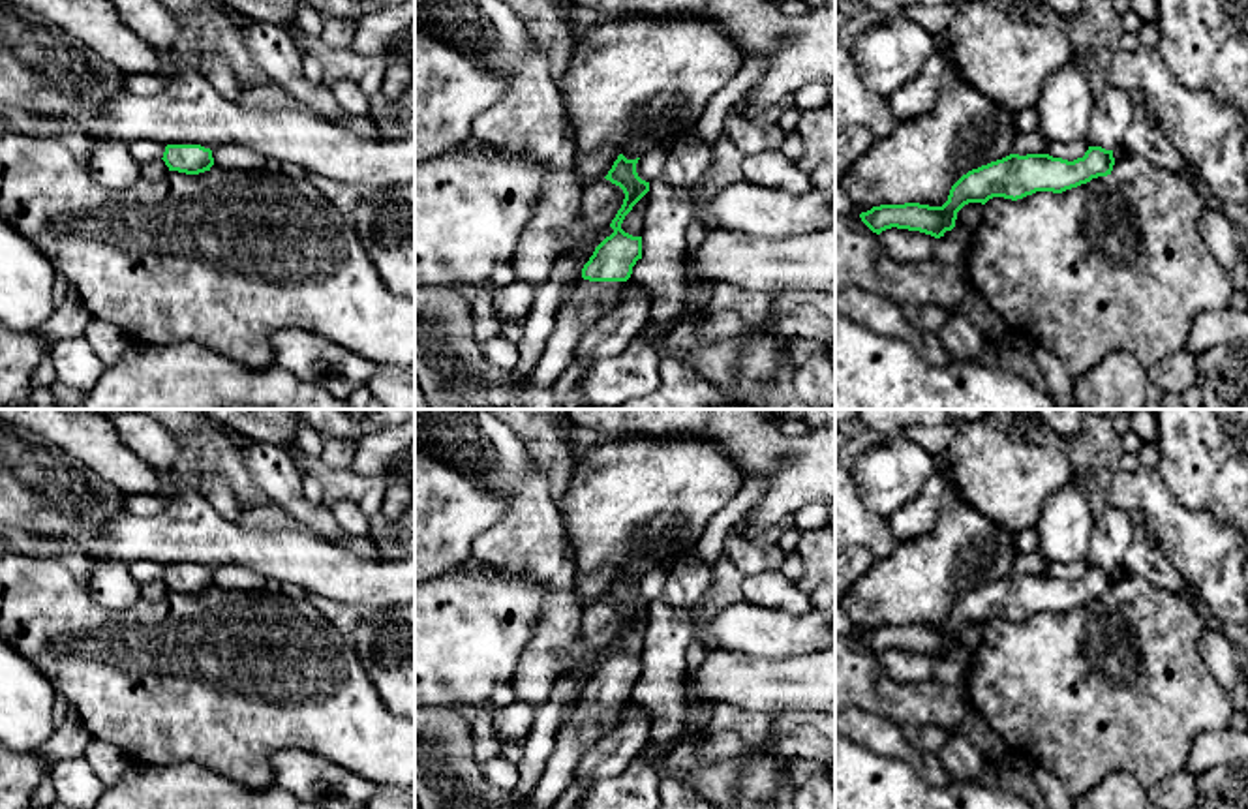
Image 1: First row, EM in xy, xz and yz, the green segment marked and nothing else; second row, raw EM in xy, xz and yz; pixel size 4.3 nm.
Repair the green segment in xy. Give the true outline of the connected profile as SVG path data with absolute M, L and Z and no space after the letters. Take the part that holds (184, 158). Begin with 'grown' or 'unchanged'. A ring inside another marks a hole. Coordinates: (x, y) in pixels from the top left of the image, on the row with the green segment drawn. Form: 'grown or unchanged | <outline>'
unchanged | M167 145L163 158L169 171L199 175L214 165L212 150L201 145Z

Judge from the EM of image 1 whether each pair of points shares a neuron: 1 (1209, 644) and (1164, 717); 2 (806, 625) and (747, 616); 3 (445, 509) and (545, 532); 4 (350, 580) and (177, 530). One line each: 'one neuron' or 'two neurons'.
1: two neurons
2: one neuron
3: two neurons
4: one neuron

